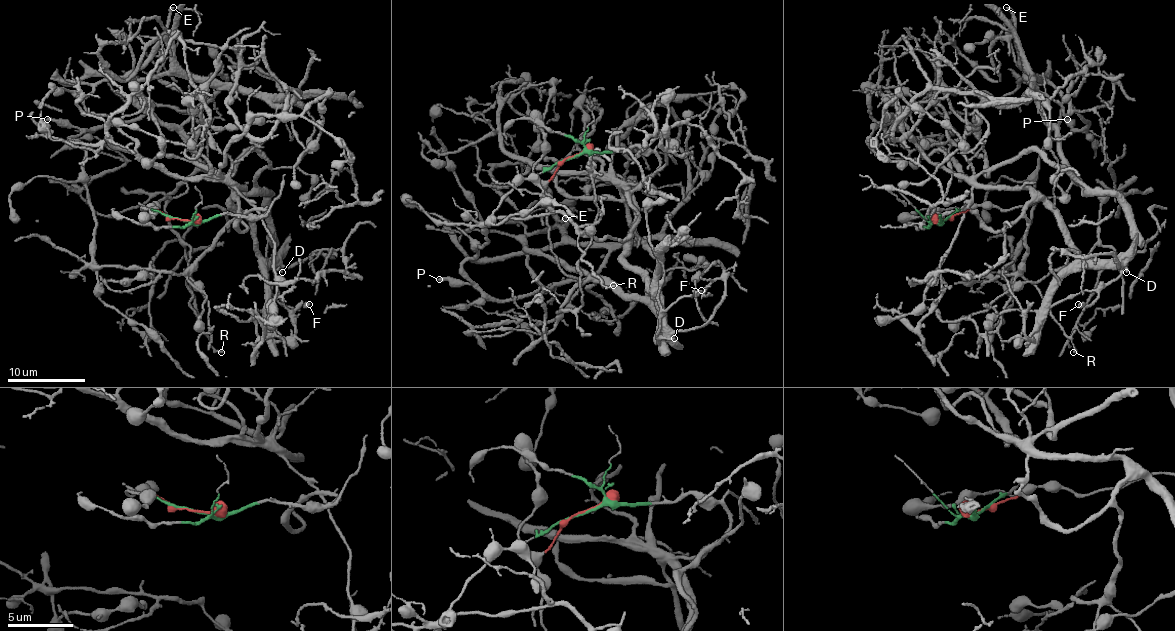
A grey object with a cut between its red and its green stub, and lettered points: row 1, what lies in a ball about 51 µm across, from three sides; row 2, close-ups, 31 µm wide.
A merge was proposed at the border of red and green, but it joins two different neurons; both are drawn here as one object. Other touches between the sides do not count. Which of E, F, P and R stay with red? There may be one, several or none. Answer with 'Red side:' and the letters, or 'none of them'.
Red side: E, F, P

